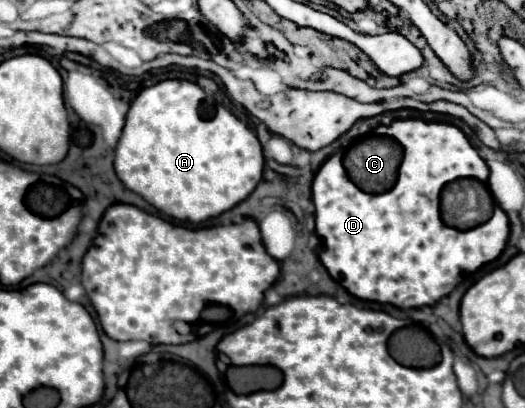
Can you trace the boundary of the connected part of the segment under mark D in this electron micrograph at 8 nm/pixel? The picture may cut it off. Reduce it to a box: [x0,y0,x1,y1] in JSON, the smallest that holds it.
[313,119,509,309]

